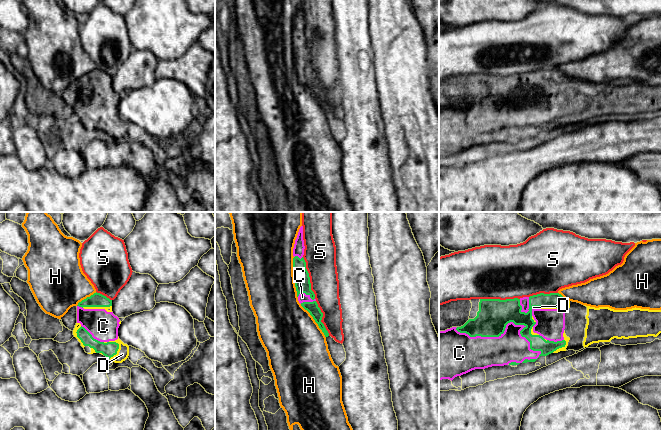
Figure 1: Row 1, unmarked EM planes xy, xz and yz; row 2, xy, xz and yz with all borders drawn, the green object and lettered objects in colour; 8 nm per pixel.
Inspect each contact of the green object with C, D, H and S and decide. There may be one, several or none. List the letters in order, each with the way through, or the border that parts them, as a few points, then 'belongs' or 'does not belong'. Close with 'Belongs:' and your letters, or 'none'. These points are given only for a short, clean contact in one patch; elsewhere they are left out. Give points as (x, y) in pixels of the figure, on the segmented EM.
C: belongs
D: belongs
H: does not belong
S: does not belong
Belongs: C, D

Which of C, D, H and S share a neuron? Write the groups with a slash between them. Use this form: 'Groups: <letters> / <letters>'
Groups: C D / H / S

